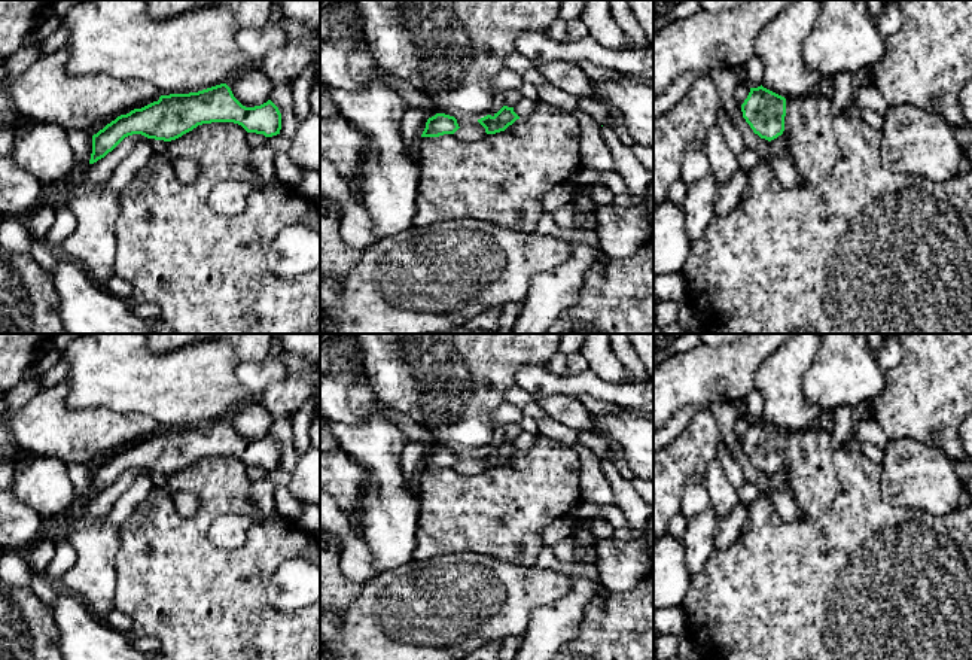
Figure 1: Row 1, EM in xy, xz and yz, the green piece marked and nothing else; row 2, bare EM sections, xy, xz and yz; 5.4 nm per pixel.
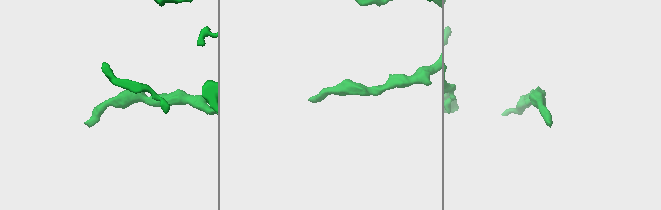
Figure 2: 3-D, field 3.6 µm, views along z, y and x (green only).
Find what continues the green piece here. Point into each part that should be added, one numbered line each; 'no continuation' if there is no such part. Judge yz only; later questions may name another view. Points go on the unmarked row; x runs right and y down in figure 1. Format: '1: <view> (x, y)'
no continuation

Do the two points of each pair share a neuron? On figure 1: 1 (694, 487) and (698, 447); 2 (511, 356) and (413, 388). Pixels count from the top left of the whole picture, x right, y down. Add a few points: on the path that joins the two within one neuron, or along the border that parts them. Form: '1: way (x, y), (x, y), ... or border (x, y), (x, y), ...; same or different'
1: border (703, 476), (695, 476), (686, 486), (682, 510); different
2: way (487, 356), (444, 356), (436, 364); same

